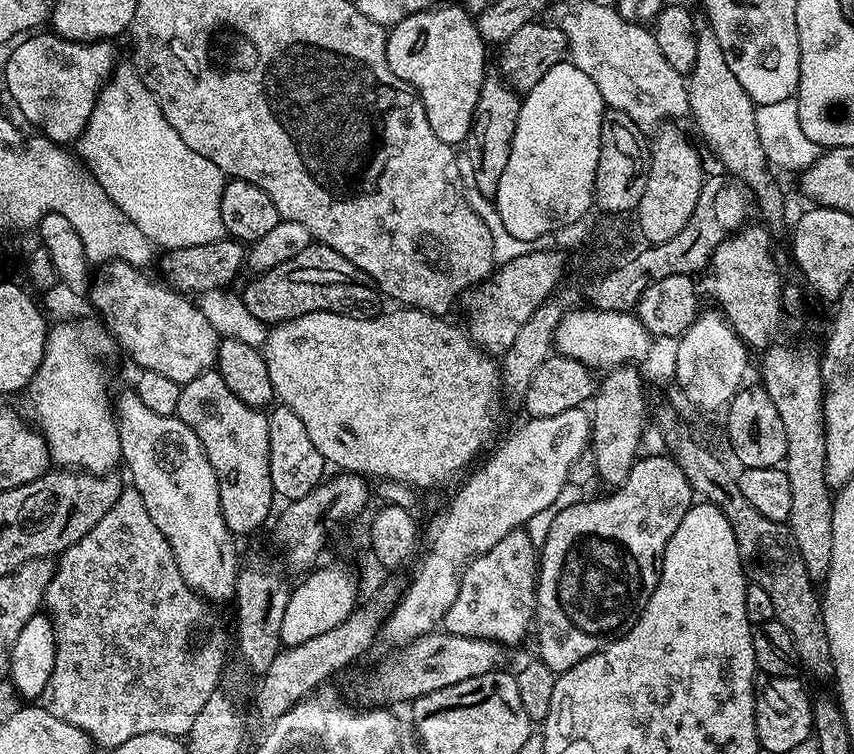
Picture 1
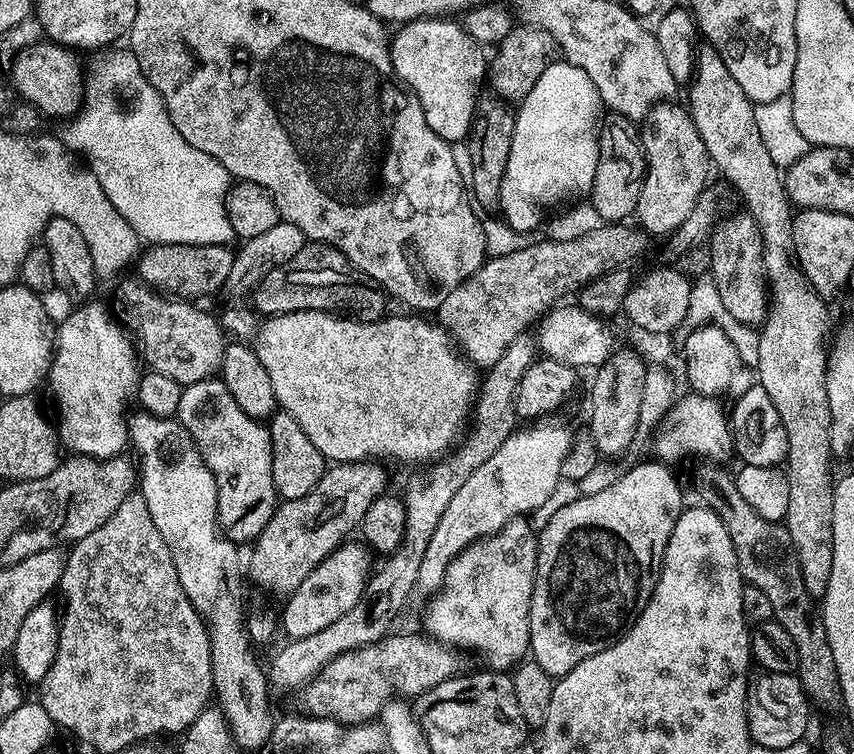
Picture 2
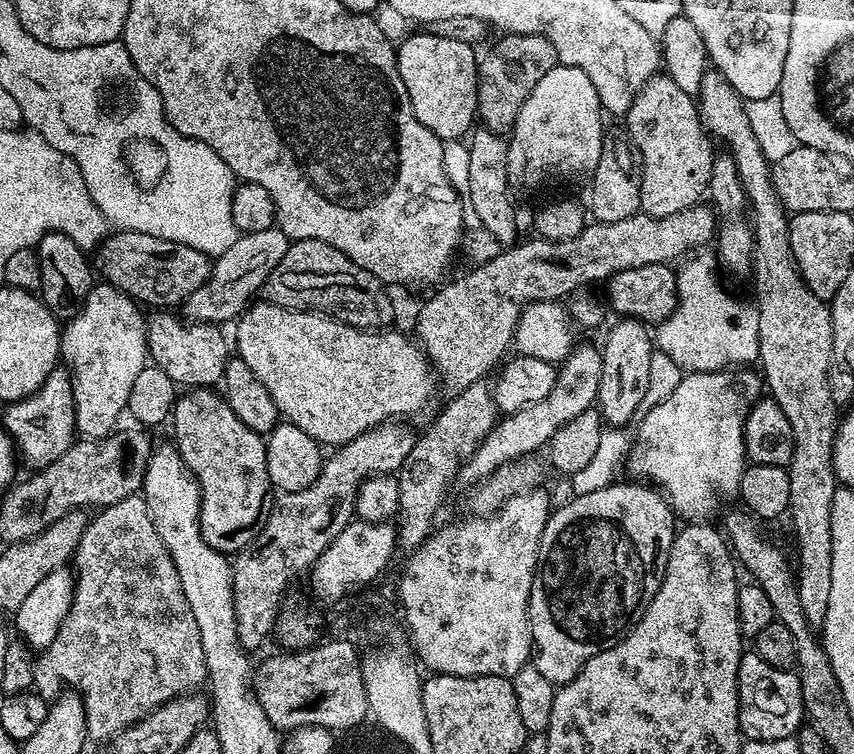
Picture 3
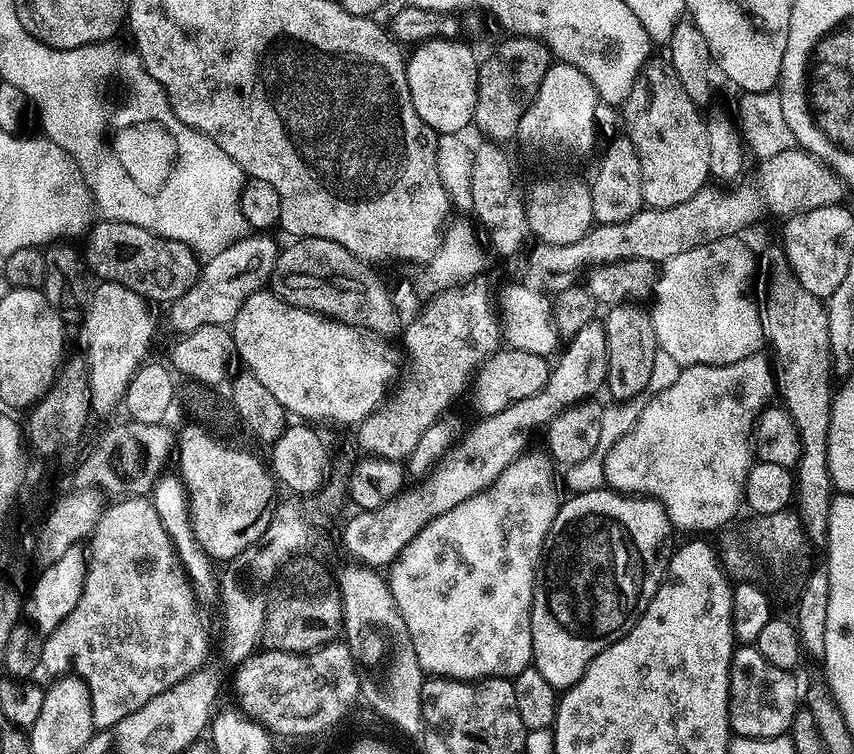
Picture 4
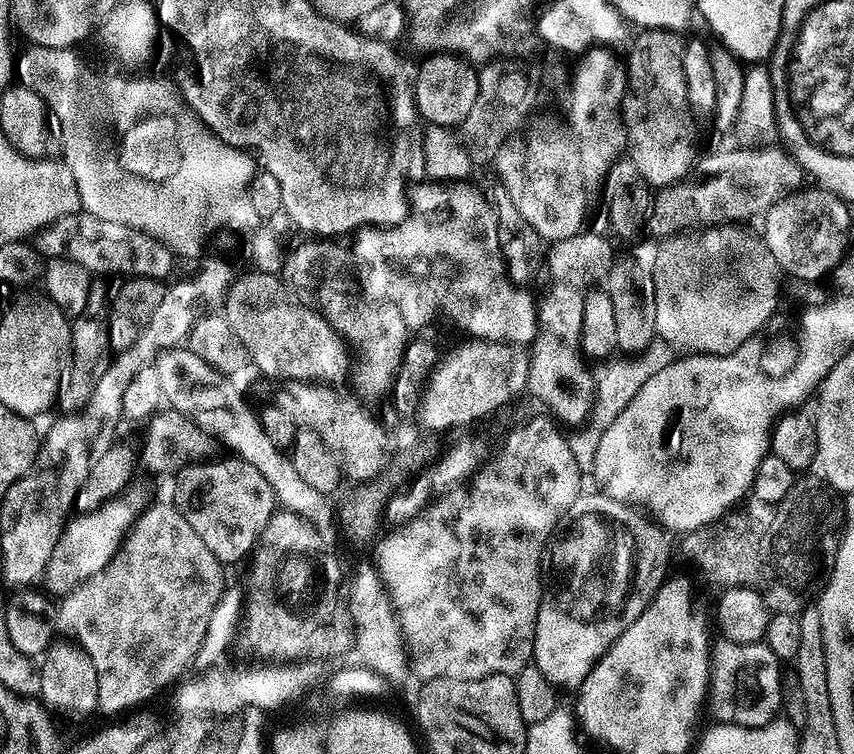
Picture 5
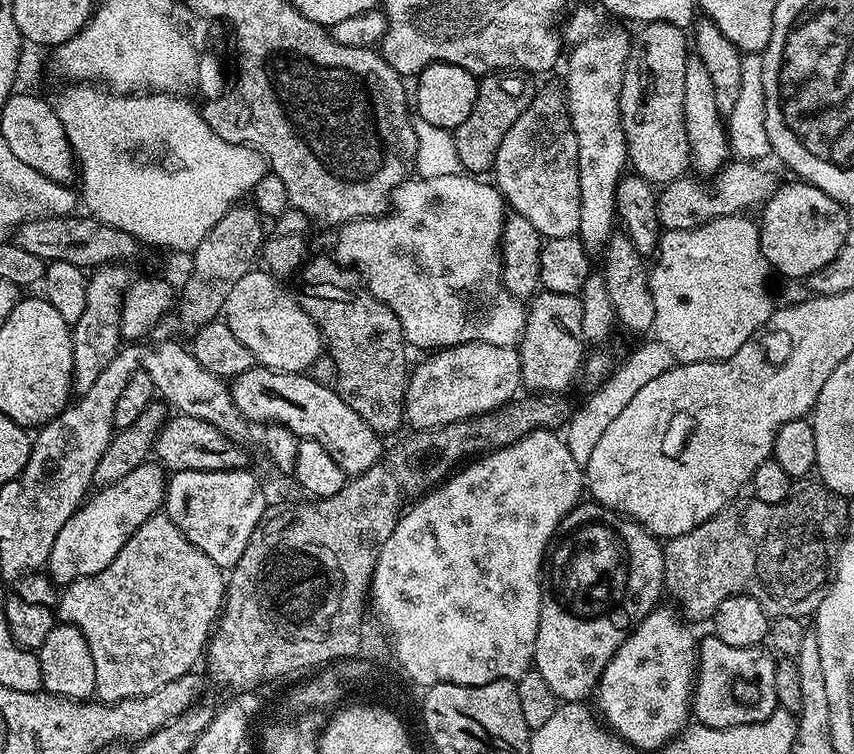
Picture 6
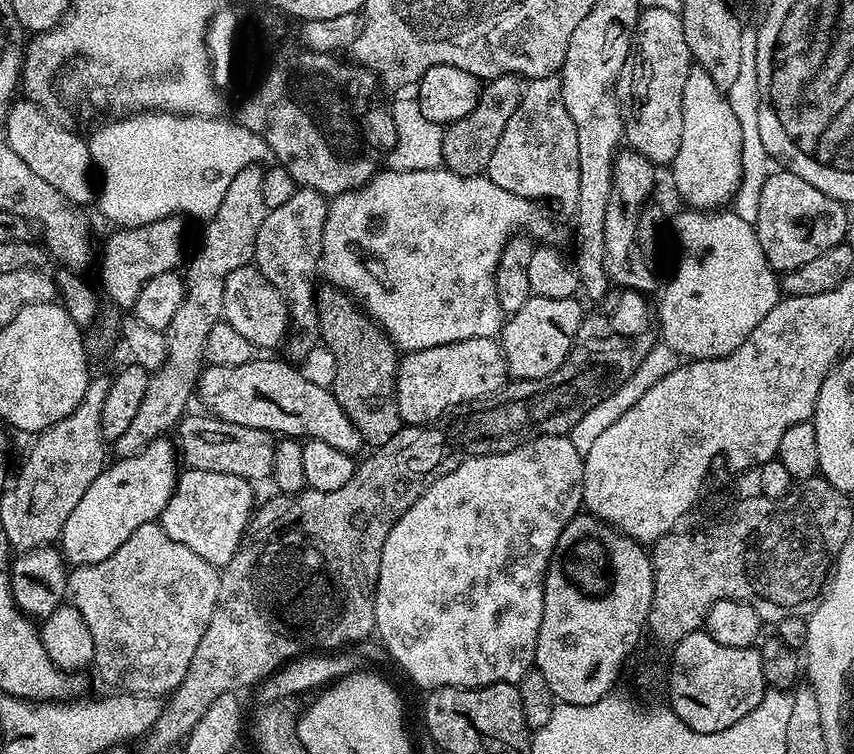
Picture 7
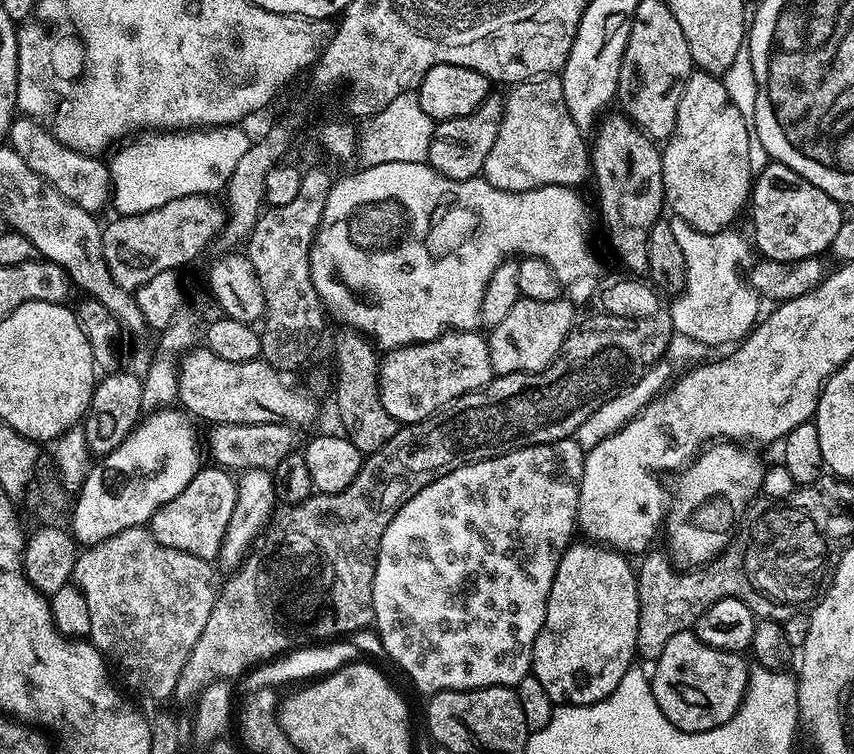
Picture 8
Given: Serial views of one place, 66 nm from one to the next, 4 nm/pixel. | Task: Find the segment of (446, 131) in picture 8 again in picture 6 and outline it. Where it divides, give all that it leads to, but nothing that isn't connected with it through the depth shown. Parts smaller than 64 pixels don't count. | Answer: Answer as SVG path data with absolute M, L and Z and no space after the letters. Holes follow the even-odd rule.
M501 70L489 72L479 81L476 90L474 110L470 110L470 118L459 124L452 132L454 146L457 147L461 169L468 174L491 173L496 163L498 146L502 146L502 138L506 138L506 130L518 122L518 114L530 106L534 95L533 77L520 70Z

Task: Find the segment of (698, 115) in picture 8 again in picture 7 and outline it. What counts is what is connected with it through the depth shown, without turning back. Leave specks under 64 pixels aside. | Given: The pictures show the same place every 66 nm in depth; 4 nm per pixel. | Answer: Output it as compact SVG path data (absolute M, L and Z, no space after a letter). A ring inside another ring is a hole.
M693 67L682 90L682 146L670 165L676 192L693 210L720 210L740 188L742 174L742 130L730 110L726 93L714 86L710 74Z

